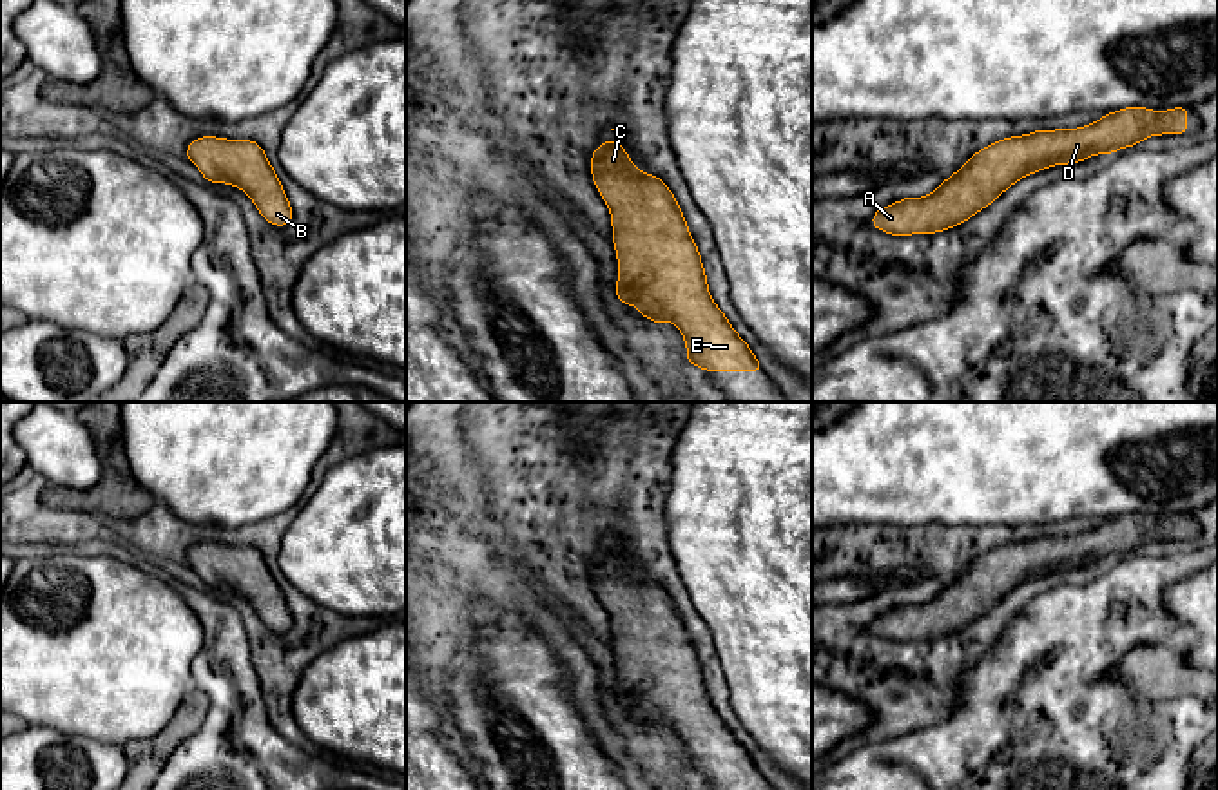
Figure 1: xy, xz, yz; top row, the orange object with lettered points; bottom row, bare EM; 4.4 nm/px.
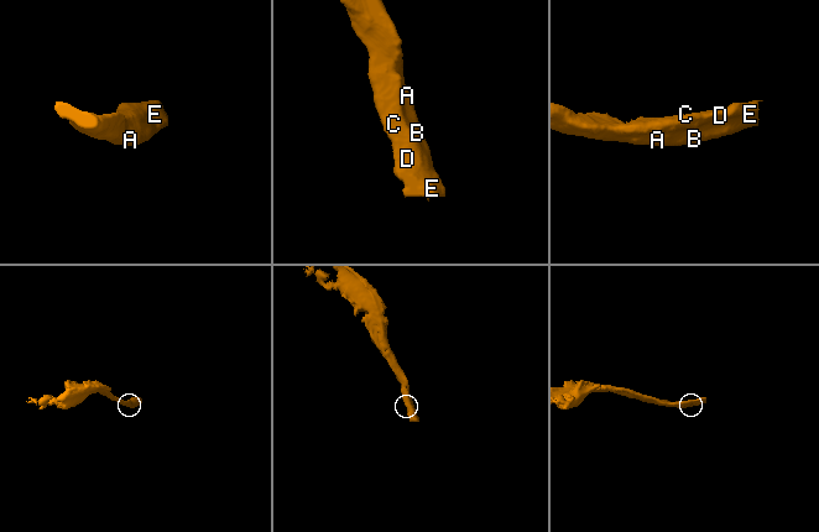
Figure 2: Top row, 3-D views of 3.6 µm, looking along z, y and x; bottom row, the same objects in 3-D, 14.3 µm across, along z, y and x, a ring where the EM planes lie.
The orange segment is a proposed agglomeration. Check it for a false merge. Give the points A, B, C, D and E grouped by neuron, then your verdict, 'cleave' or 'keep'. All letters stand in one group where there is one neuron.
A B C D E | keep

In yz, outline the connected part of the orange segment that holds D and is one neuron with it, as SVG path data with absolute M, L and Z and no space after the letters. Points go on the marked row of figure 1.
M1126 107L1082 129L1040 129L995 141L975 152L935 192L892 203L877 210L870 225L892 236L953 228L1028 174L1051 165L1084 161L1093 154L1111 154L1147 136L1187 134L1187 112L1187 107L1165 112Z

